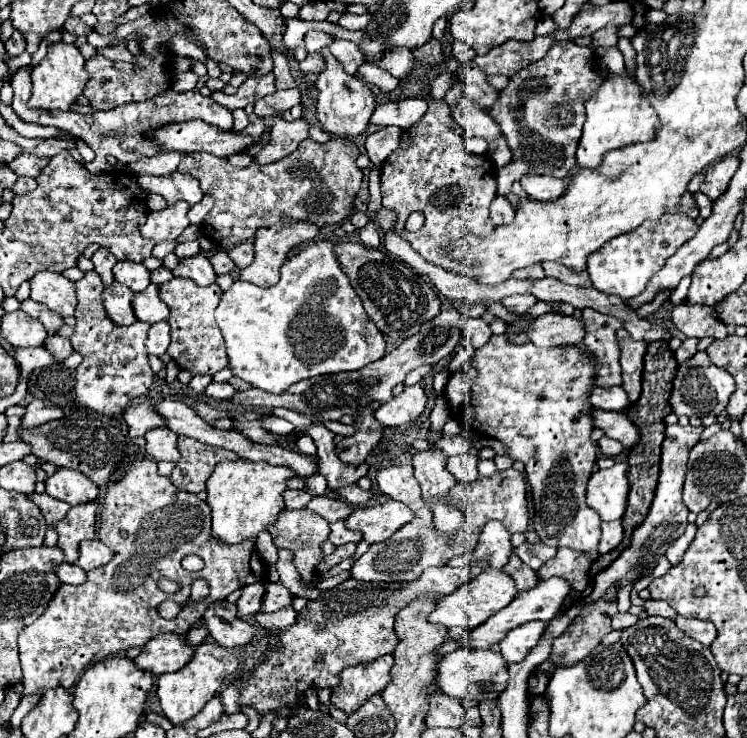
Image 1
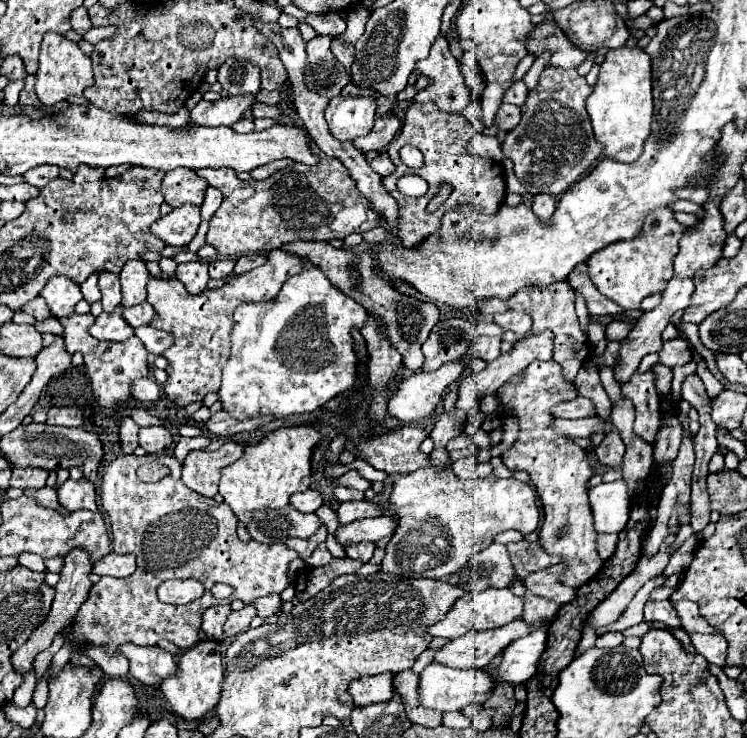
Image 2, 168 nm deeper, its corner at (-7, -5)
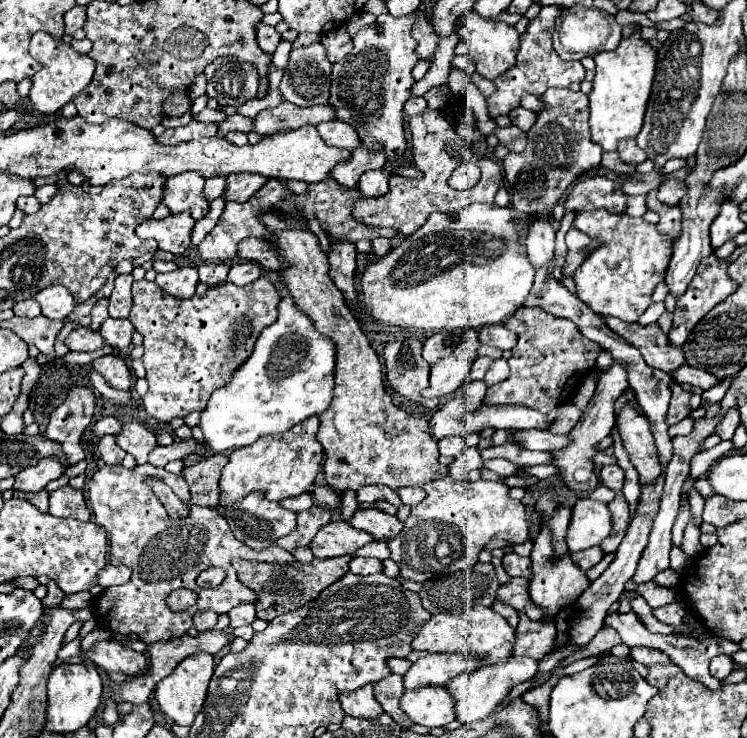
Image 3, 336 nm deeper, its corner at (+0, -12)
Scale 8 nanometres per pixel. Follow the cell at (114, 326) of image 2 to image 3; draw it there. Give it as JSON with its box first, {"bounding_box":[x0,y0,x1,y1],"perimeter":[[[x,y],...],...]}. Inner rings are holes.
{"bounding_box":[65,328,105,352],"perimeter":[[[75,328],[67,338],[65,346],[69,352],[91,352],[105,346],[105,340],[101,340],[99,332],[91,332],[91,328]]]}

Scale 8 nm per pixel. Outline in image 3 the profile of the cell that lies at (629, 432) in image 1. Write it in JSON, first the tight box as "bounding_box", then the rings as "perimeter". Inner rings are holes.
{"bounding_box":[513,430,569,452],"perimeter":[[[517,430],[513,432],[513,442],[523,446],[525,450],[541,450],[553,452],[567,446],[569,436],[555,436],[547,430]]]}

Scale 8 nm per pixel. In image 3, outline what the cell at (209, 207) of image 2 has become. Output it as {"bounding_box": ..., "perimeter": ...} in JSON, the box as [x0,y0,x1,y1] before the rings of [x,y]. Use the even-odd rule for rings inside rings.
{"bounding_box":[205,176,225,202],"perimeter":[[[217,176],[217,178],[209,178],[205,182],[205,196],[209,202],[213,202],[215,198],[219,198],[223,194],[225,188],[225,176]]]}

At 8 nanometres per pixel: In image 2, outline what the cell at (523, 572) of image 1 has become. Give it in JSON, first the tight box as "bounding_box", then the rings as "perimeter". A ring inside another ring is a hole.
{"bounding_box":[510,579,558,623],"perimeter":[[[514,579],[514,583],[510,585],[510,589],[520,595],[524,599],[524,613],[522,619],[526,623],[536,623],[536,621],[552,621],[558,613],[558,605],[554,601],[548,601],[544,597],[536,597],[534,593],[528,593],[528,589],[524,589],[522,579]]]}

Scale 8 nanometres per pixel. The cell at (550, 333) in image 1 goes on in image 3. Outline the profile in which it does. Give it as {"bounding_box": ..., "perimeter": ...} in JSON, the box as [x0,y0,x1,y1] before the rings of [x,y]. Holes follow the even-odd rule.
{"bounding_box":[429,390,467,440],"perimeter":[[[463,390],[457,392],[449,402],[445,402],[439,410],[435,410],[429,426],[433,430],[433,438],[441,440],[445,436],[453,436],[453,434],[461,434],[463,424],[461,418],[467,412],[465,402],[463,402]]]}

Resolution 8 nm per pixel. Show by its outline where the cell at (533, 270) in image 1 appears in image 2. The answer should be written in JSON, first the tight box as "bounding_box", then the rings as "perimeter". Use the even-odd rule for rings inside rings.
{"bounding_box":[510,281,590,381],"perimeter":[[[558,281],[548,285],[548,289],[536,289],[536,285],[530,285],[528,289],[520,289],[510,301],[510,309],[518,309],[518,311],[526,311],[532,319],[534,325],[530,329],[530,333],[540,333],[544,329],[552,329],[554,331],[554,361],[558,361],[564,369],[564,375],[568,381],[574,381],[578,369],[582,367],[582,363],[590,357],[590,347],[586,345],[586,335],[580,329],[576,311],[574,311],[574,289],[566,283],[566,281]]]}

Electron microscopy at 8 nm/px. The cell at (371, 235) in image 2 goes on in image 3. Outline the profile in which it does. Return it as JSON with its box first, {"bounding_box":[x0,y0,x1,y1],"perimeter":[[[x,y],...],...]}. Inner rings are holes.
{"bounding_box":[371,238,391,258],"perimeter":[[[377,238],[371,244],[373,244],[373,254],[379,256],[379,258],[387,256],[389,250],[391,250],[391,240],[387,240],[387,238]]]}

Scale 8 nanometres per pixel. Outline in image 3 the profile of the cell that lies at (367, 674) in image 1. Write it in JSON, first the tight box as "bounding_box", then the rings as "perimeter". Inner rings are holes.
{"bounding_box":[339,684,383,720],"perimeter":[[[367,684],[367,686],[353,690],[353,692],[341,692],[339,702],[349,716],[357,716],[357,718],[369,718],[371,720],[371,718],[381,716],[381,712],[383,712],[377,706],[379,702],[373,696],[373,684]]]}

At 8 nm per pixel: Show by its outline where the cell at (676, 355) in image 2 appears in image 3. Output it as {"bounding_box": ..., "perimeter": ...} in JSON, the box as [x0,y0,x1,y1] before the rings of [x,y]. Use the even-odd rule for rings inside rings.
{"bounding_box":[675,366,721,390],"perimeter":[[[681,366],[677,372],[675,372],[675,380],[679,382],[679,384],[691,384],[691,386],[699,386],[699,388],[703,388],[703,390],[709,390],[709,388],[713,388],[715,384],[719,384],[721,380],[717,378],[717,376],[713,376],[713,374],[707,374],[707,372],[703,372],[703,370],[695,370],[695,368],[691,368],[691,366]]]}

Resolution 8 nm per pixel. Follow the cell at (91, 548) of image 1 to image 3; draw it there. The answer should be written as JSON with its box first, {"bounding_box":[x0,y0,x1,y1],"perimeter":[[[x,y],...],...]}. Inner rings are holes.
{"bounding_box":[99,564,131,588],"perimeter":[[[107,564],[101,572],[99,572],[99,586],[101,588],[109,588],[109,586],[119,586],[129,582],[131,578],[131,570],[127,566],[111,566]]]}

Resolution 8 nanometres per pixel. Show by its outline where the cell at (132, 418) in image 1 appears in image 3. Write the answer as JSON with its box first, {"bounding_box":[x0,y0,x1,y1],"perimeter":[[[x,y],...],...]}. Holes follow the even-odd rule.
{"bounding_box":[97,436,125,464],"perimeter":[[[103,436],[99,440],[97,448],[99,448],[99,454],[105,464],[121,464],[121,460],[125,458],[125,452],[115,444],[113,436]]]}

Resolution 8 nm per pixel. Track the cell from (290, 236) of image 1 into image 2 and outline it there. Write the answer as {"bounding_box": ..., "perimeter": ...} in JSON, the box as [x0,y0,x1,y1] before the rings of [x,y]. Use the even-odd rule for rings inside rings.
{"bounding_box":[148,249,302,407],"perimeter":[[[272,249],[262,267],[230,279],[220,289],[206,289],[200,295],[190,295],[178,279],[152,277],[148,281],[148,303],[154,305],[156,317],[150,325],[174,335],[174,345],[162,353],[168,359],[168,379],[164,383],[164,393],[180,407],[186,407],[188,403],[202,401],[208,393],[218,391],[222,369],[230,357],[232,311],[244,301],[274,299],[286,279],[302,271],[302,265],[302,257],[284,253],[284,249]]]}

